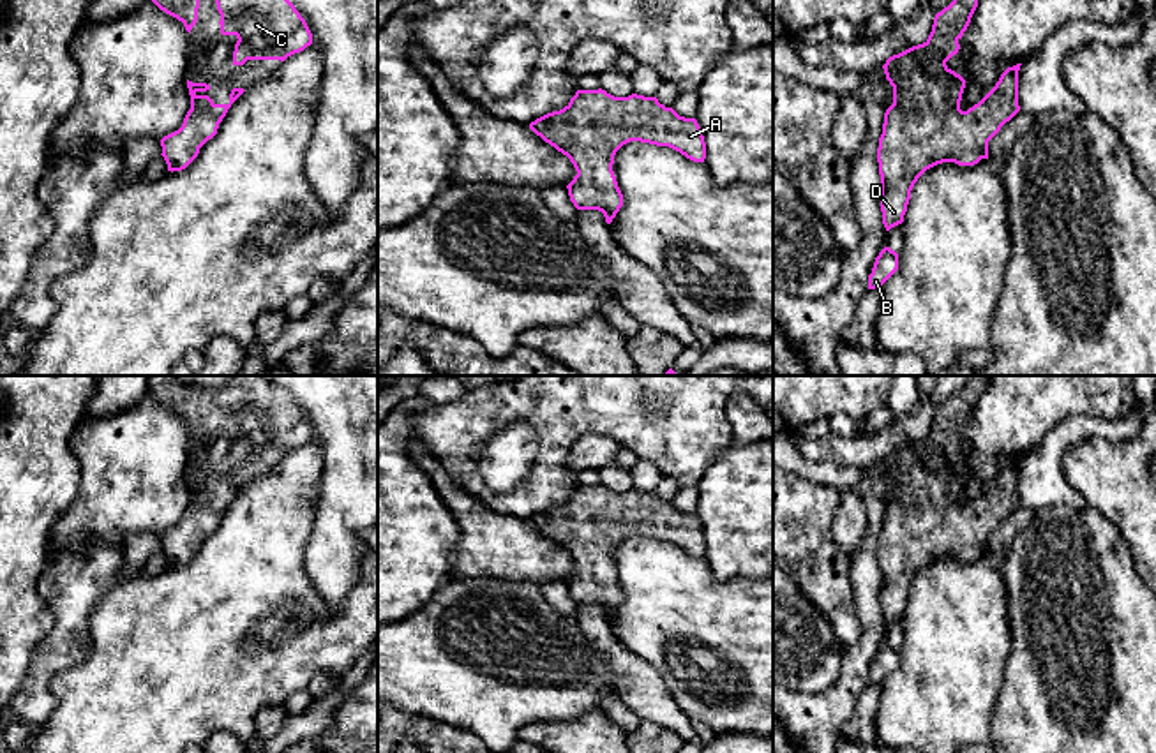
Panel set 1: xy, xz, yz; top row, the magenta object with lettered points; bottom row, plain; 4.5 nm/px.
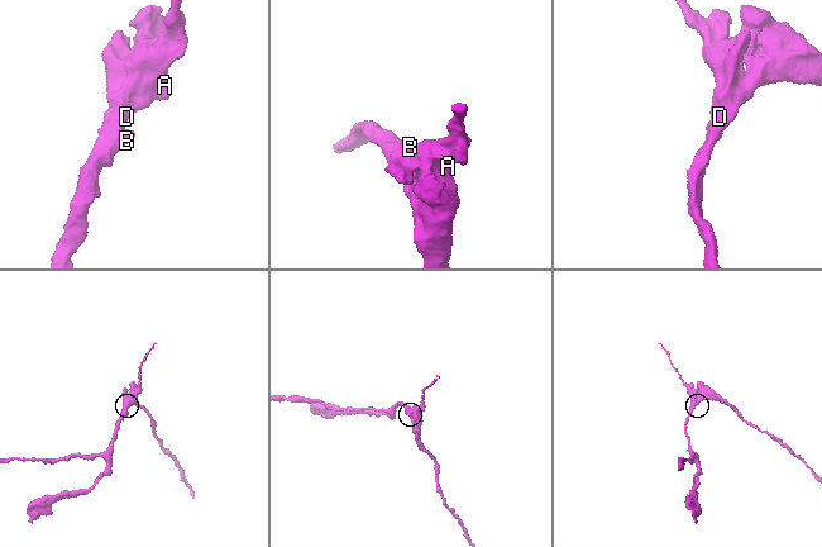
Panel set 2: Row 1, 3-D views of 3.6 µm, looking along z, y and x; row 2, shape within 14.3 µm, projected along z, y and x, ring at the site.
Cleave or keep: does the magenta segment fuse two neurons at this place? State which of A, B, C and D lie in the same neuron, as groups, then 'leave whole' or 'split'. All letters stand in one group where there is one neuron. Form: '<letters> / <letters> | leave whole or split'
A B C D | leave whole

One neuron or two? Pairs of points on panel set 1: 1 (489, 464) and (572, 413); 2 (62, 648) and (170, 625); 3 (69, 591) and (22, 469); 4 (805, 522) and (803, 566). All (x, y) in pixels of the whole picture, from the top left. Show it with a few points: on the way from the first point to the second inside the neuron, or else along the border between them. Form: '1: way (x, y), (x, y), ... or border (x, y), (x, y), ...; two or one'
1: border (493, 434), (510, 422), (525, 420), (539, 438); two
2: border (99, 602), (90, 618), (89, 655), (62, 674); two
3: border (52, 552), (37, 582), (39, 593); two
4: way (803, 533), (803, 556); one

